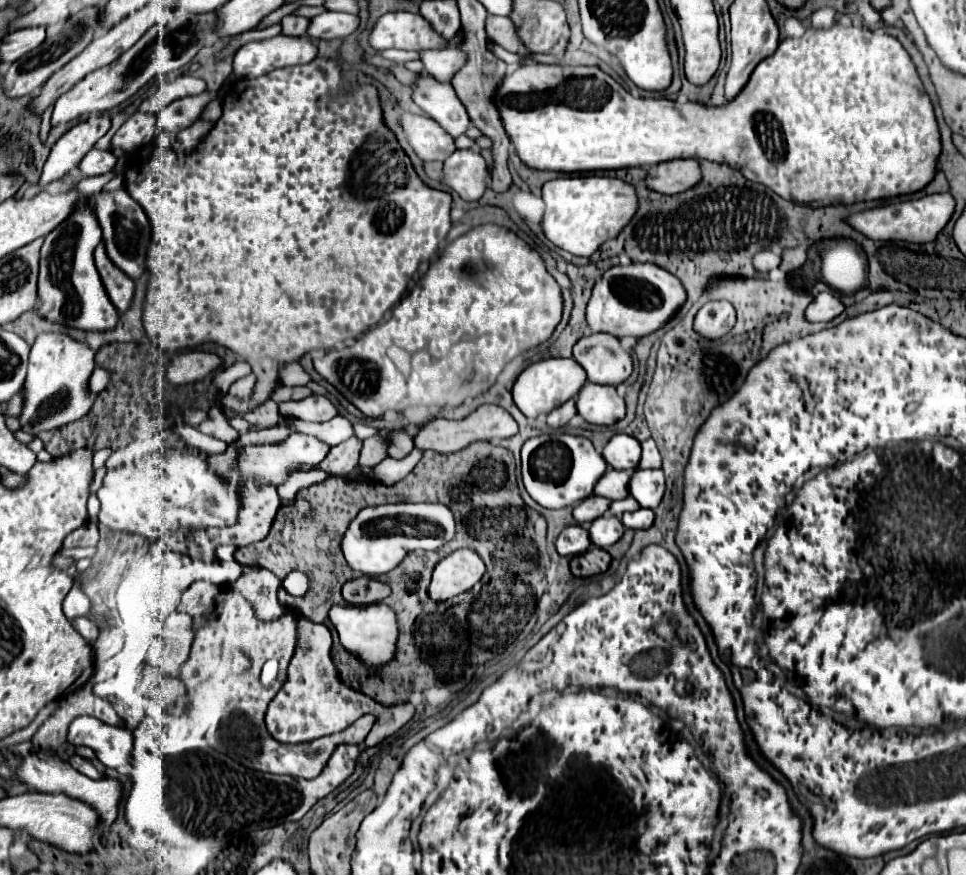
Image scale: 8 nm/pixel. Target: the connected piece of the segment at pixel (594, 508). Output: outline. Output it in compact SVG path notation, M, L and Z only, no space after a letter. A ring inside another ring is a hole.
M590 495L586 497L584 501L580 501L576 507L574 507L574 519L578 523L584 523L584 521L594 521L596 517L604 515L608 511L608 505L610 501L604 499L604 497L598 497L598 495Z

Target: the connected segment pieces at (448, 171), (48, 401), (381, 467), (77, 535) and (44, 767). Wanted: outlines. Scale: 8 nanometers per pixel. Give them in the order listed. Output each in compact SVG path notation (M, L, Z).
M454 151L442 169L442 183L454 189L464 201L478 201L486 189L488 167L478 151Z
M42 333L30 351L28 377L24 383L24 403L18 415L22 431L38 437L42 431L52 431L84 417L98 397L88 387L88 379L94 367L94 353L88 345L78 343L62 333Z
M414 449L408 457L404 459L392 459L392 457L386 457L384 461L380 461L376 467L374 467L374 477L380 481L380 483L386 483L386 485L394 485L396 481L404 479L414 467L416 463L420 461L422 457L422 451Z
M88 521L84 527L78 527L70 535L66 535L62 547L94 547L98 543L98 527L94 521Z
M32 753L28 757L24 757L24 763L22 767L18 769L16 777L34 787L36 791L44 791L44 793L64 793L72 799L78 799L78 801L84 801L88 805L92 805L100 817L100 821L110 827L112 821L116 819L116 813L118 813L118 803L122 799L122 783L114 777L104 777L104 779L88 779L86 775L78 773L68 761L56 757L54 753Z

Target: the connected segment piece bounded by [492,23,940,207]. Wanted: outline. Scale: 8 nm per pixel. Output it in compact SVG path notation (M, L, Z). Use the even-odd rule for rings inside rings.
M832 25L830 29L806 29L806 33L800 39L784 39L776 53L766 57L758 63L754 69L750 81L746 83L746 89L732 99L730 103L722 105L722 109L710 109L708 105L700 103L676 103L670 99L642 99L632 97L620 83L616 83L608 73L604 73L600 67L582 67L582 65L542 65L542 63L528 63L520 65L516 71L506 73L500 81L494 97L492 97L500 121L504 125L506 135L510 137L518 157L522 163L526 163L532 169L540 171L560 171L560 173L578 173L578 171L606 171L606 169L622 169L622 167L638 167L638 165L656 165L658 161L670 161L674 157L702 157L708 161L726 161L726 165L738 169L746 179L758 181L780 197L788 201L806 203L810 207L822 207L822 205L834 205L834 203L856 203L856 201L874 201L884 197L896 197L920 191L926 187L936 171L936 159L940 155L940 133L934 117L934 109L930 103L930 97L926 95L922 81L916 73L914 63L910 61L910 55L900 45L898 39L894 39L888 33L874 33L864 27L854 25Z

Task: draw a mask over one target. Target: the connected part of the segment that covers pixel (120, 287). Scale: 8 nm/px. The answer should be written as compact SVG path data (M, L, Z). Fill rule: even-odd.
M102 243L94 251L94 259L96 259L96 267L98 267L98 273L102 277L102 283L106 287L110 301L114 303L114 307L120 313L124 313L126 309L130 309L132 299L134 299L134 281L130 277L126 277L118 267L114 267L114 263L108 259Z

